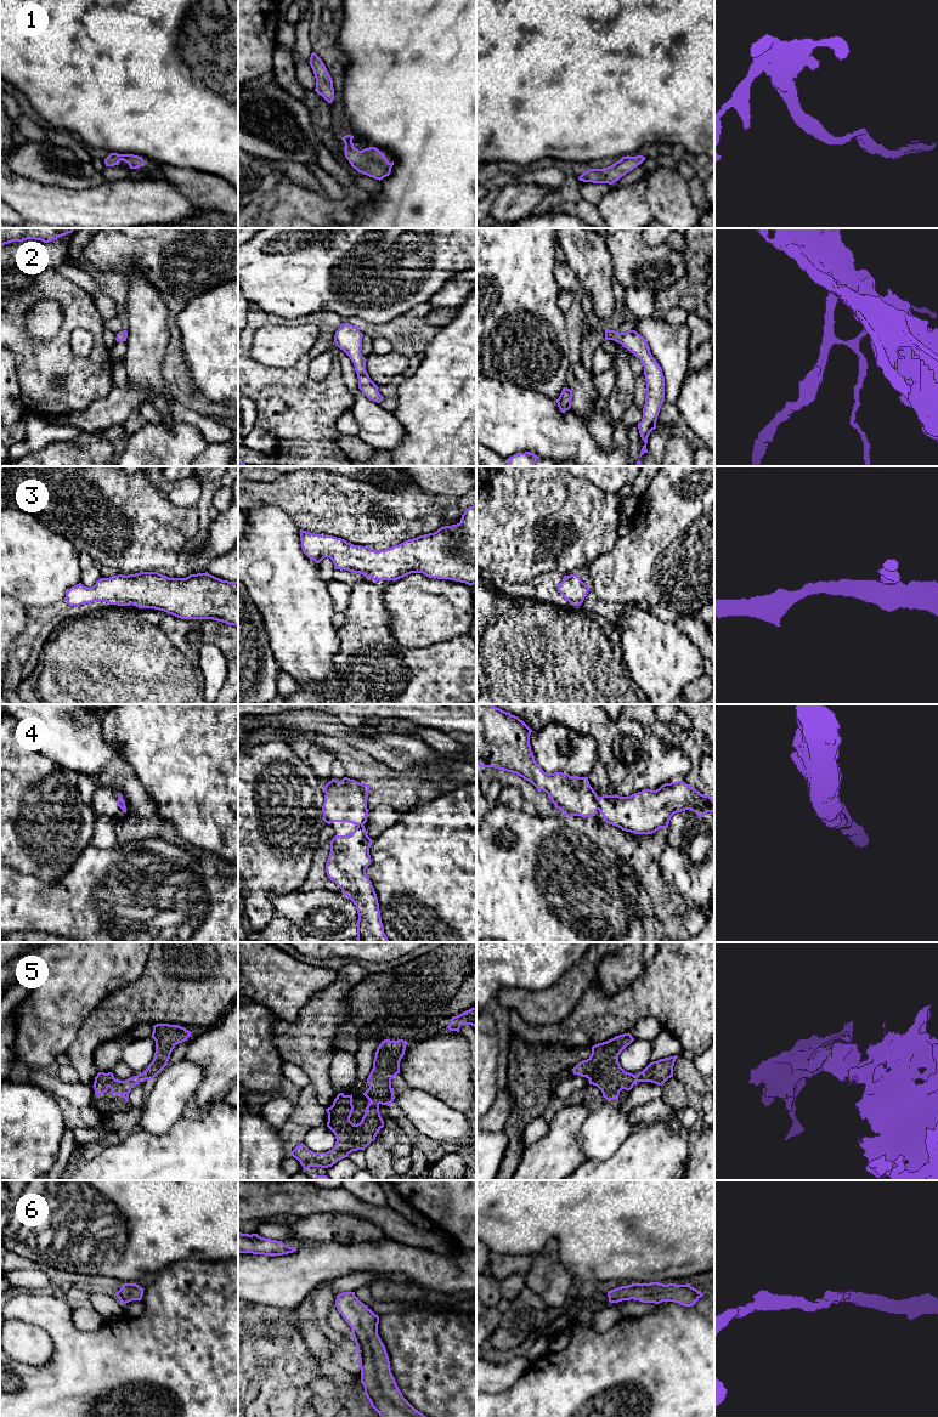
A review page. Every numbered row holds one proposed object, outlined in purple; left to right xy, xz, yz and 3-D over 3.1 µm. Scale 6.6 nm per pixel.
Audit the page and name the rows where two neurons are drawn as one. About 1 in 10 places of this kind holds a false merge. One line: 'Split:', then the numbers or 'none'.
Split: none

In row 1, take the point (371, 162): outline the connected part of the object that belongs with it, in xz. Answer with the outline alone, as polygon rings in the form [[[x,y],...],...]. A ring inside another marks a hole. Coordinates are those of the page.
[[[351,135],[341,137],[345,143],[344,154],[351,166],[358,172],[379,181],[389,176],[394,161],[389,163],[385,155],[375,147],[358,151],[354,147],[352,138]]]

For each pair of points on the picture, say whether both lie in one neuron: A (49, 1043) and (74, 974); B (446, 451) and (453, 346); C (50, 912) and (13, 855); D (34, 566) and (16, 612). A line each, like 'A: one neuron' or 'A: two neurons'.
A: one neuron
B: one neuron
C: two neurons
D: two neurons

